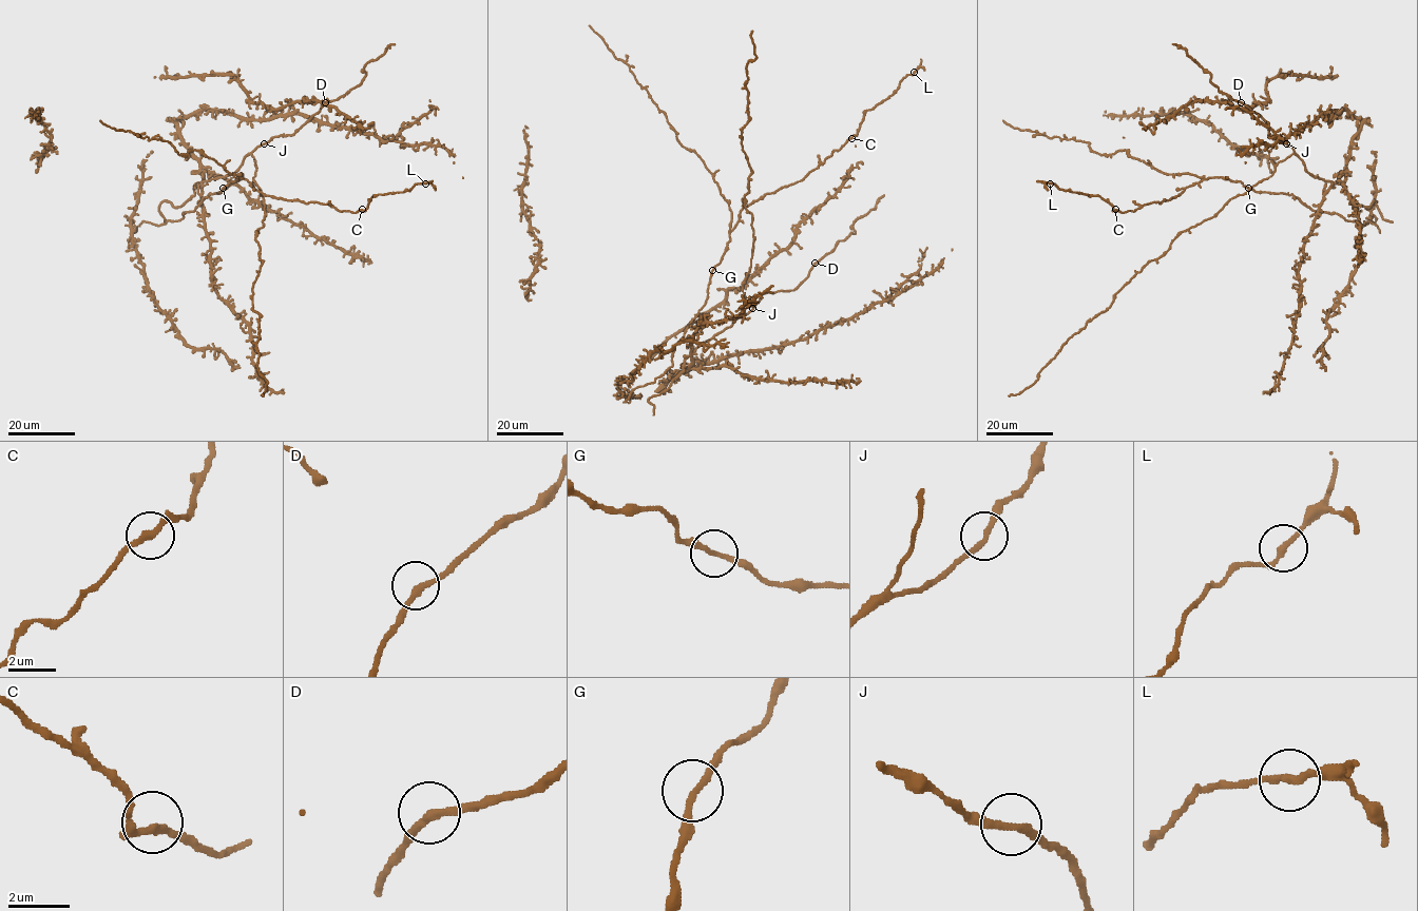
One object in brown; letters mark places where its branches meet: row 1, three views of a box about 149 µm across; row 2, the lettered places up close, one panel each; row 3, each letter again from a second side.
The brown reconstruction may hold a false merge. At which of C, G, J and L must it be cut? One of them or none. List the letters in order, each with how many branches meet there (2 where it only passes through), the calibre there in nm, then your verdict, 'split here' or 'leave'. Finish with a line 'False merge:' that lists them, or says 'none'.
C: 2 | 240 nm | leave
G: 2 | 200 nm | leave
J: 2 | 240 nm | leave
L: 2 | 220 nm | leave
False merge: none

